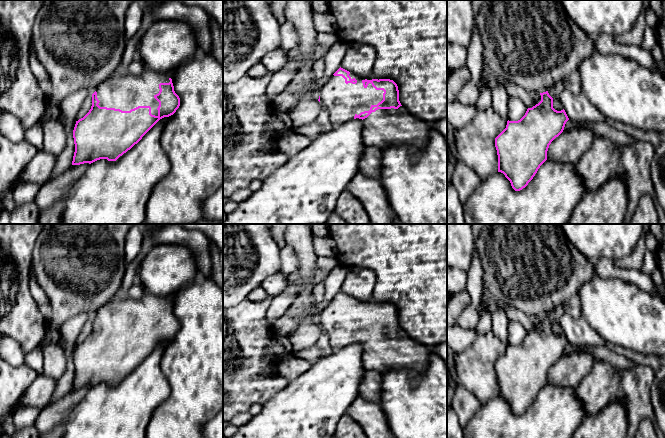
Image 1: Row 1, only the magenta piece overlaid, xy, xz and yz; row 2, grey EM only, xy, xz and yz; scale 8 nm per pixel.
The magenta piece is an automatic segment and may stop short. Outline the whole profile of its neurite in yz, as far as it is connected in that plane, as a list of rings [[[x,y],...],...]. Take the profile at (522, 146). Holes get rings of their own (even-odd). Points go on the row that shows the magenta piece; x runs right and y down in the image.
[[[548,91],[540,93],[541,101],[528,108],[518,121],[507,121],[506,128],[495,138],[498,155],[498,172],[510,181],[515,191],[525,188],[533,179],[540,166],[547,160],[547,151],[551,142],[564,130],[569,120],[565,110],[553,108],[553,98]]]

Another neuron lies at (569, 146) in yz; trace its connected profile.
[[[585,127],[563,131],[549,145],[547,159],[577,164],[593,143],[593,133]]]

